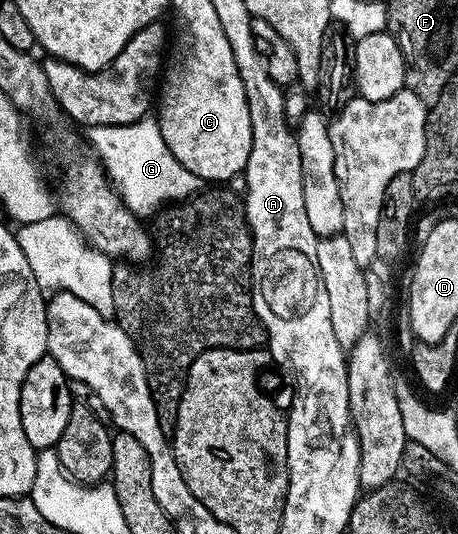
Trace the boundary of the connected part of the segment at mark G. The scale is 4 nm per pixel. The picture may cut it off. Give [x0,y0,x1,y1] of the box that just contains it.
[89,115,199,219]

